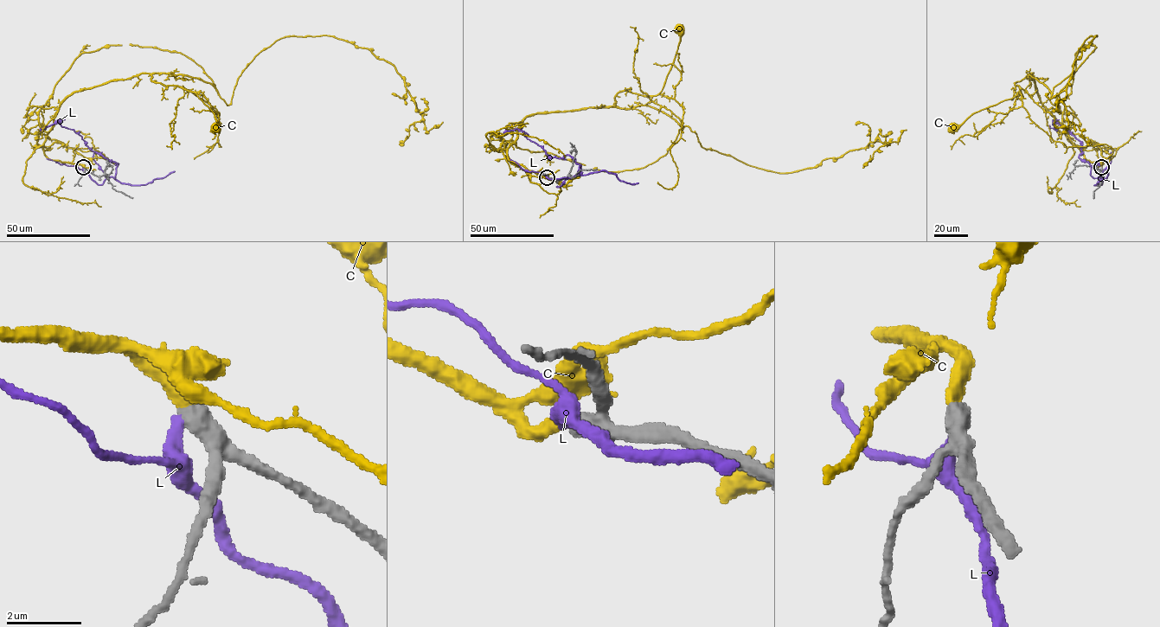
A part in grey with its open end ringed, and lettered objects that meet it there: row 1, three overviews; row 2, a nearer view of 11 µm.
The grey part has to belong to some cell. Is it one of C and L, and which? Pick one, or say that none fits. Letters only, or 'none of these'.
C

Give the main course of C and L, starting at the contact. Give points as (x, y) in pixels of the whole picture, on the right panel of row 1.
C: (1101, 167), (1086, 159), (1047, 110), (1030, 73), (1015, 83), (1020, 91), (1011, 99), (974, 112), (951, 128)
L: (1101, 167), (1101, 184), (1079, 157), (1079, 142), (1058, 124), (1049, 125)

